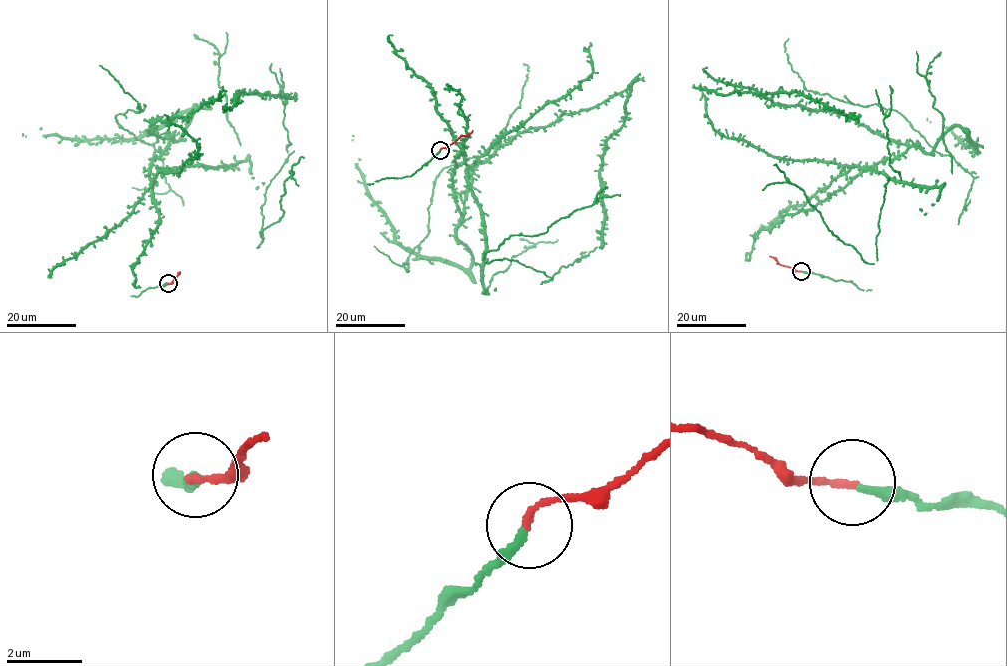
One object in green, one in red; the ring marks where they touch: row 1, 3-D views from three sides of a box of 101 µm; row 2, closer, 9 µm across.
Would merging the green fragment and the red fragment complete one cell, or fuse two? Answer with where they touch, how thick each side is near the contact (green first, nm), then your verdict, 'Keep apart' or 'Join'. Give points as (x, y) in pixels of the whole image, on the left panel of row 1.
Place: (168, 283). Thickness 200 nm (green) against 180 nm. Join

